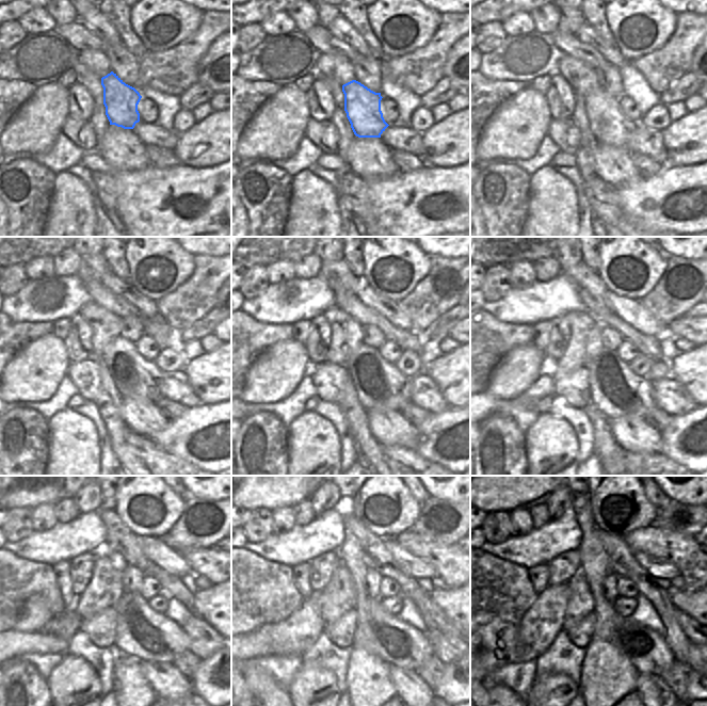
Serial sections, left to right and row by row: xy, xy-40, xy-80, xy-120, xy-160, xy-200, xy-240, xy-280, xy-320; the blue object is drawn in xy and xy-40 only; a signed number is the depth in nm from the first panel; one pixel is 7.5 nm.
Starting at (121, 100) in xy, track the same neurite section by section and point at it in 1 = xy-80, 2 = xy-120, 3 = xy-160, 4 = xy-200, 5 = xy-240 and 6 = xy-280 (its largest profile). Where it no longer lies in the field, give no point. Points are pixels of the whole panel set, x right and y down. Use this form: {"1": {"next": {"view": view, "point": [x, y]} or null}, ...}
{"1": {"next": {"view": "xy-80", "point": [608, 125]}}, "2": {"next": {"view": "xy-120", "point": [134, 376]}}, "3": {"next": {"view": "xy-160", "point": [380, 386]}}, "4": {"next": {"view": "xy-200", "point": [616, 391]}}, "5": {"next": {"view": "xy-240", "point": [148, 636]}}, "6": {"next": {"view": "xy-280", "point": [379, 632]}}}

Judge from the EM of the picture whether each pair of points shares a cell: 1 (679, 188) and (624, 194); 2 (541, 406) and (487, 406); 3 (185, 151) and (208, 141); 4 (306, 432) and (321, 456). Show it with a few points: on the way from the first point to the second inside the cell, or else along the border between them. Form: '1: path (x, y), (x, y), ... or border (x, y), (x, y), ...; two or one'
1: path (665, 194), (638, 194); one
2: path (528, 404), (504, 403), (500, 405); one
3: path (190, 150), (203, 145); one
4: path (311, 438), (315, 450); one

